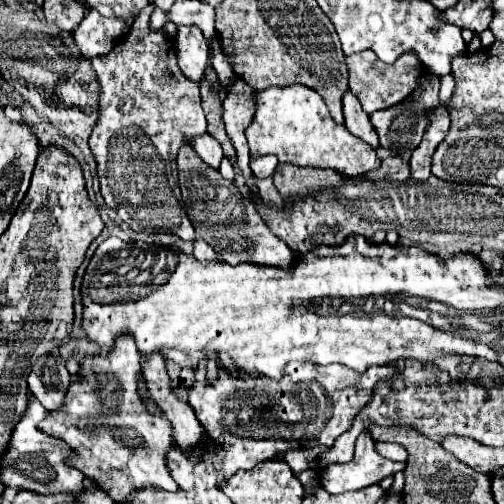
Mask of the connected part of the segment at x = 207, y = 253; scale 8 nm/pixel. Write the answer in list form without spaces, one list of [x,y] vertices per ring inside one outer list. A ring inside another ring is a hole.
[[[204,239],[194,241],[194,257],[196,259],[206,259],[206,261],[218,259],[218,255],[212,251],[212,247],[208,243],[204,243]]]

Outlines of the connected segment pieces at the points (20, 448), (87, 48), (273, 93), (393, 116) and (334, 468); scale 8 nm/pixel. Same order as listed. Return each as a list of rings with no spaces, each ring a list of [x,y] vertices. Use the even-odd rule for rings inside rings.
[[[30,395],[26,415],[22,415],[18,427],[14,427],[10,447],[6,449],[6,455],[2,455],[2,481],[6,483],[6,487],[18,487],[20,491],[34,491],[38,495],[78,495],[84,489],[84,475],[82,471],[68,467],[66,460],[72,455],[68,444],[36,429],[36,425],[44,417],[46,413],[42,405]]]
[[[88,9],[74,31],[74,39],[82,55],[96,57],[106,55],[126,33],[126,23],[122,23],[122,19],[106,19],[98,11]]]
[[[270,87],[258,93],[256,115],[246,129],[250,143],[250,155],[276,155],[282,163],[292,163],[298,167],[320,167],[332,169],[346,177],[362,177],[368,171],[378,169],[380,159],[376,151],[356,139],[344,125],[334,123],[328,113],[324,99],[310,87]]]
[[[422,75],[422,79],[418,79],[418,87],[416,91],[412,91],[410,97],[406,97],[402,103],[394,105],[394,107],[388,107],[388,109],[382,109],[382,111],[376,111],[370,115],[376,131],[378,131],[378,137],[380,137],[380,143],[382,143],[382,149],[390,155],[400,155],[404,159],[410,159],[412,151],[418,147],[426,127],[430,125],[430,111],[434,107],[440,107],[440,99],[438,99],[438,75]]]
[[[368,432],[359,435],[355,444],[354,459],[346,465],[330,465],[324,471],[320,471],[322,487],[326,487],[328,493],[346,493],[364,489],[368,485],[376,485],[382,479],[404,471],[404,463],[394,463],[388,459],[382,459],[374,451],[374,440]]]

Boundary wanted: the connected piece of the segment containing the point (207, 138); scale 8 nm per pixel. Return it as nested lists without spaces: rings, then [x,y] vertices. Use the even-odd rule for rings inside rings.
[[[198,135],[198,139],[194,139],[194,147],[196,147],[196,153],[202,157],[202,161],[206,161],[208,165],[212,165],[214,169],[220,167],[220,161],[222,161],[222,147],[220,143],[212,137],[212,135]]]

